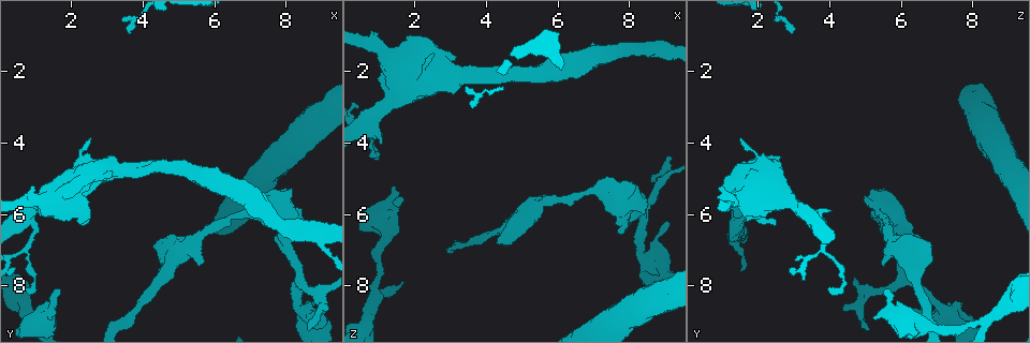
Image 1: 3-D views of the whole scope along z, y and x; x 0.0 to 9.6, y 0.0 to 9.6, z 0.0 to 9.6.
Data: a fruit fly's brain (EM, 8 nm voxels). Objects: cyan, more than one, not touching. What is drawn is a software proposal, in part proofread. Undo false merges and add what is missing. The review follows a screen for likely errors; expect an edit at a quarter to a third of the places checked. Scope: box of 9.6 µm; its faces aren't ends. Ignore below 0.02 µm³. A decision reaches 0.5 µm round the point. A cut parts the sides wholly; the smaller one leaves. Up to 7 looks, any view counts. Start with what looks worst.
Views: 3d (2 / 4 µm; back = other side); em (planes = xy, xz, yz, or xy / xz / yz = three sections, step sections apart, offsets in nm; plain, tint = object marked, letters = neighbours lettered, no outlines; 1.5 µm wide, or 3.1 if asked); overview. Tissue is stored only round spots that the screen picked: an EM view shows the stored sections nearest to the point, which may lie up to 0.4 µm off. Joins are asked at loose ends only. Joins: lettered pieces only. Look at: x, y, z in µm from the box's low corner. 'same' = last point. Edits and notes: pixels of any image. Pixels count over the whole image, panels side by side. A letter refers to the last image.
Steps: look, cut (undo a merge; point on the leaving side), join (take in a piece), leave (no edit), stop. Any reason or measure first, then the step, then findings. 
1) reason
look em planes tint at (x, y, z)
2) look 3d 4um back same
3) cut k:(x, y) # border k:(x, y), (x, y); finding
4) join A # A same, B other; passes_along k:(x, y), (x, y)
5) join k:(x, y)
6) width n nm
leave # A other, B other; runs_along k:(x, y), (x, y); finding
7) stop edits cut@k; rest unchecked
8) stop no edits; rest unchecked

free end
look em planes letters at (1.50, 8.95, 5.25)

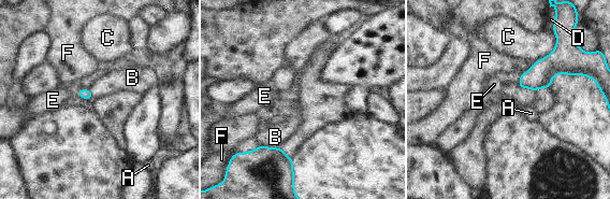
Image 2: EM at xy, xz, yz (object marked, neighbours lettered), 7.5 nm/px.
leave # A other, B other, C other, D other, E other, F other; border 2:(259, 144), (280, 147); no lettered piece goes on from it

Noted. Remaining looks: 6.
an open end
look em planes letters at (5.55, 7.40, 5.45)

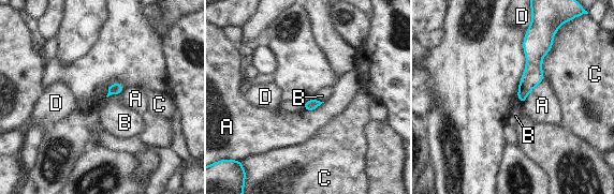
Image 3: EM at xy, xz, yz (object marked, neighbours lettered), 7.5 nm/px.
longest_contact C 340 nm
leave # A other, B other, C other, D other; border 3:(120, 92), (113, 93), (107, 98); none of them fits

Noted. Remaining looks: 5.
look 3d 4um at (0.95, 9.00, 8.35)

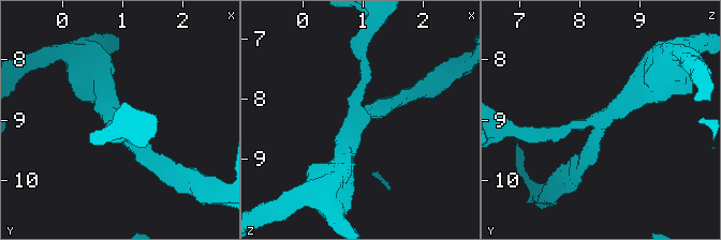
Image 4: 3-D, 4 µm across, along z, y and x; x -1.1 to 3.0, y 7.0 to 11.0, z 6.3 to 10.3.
look em planes tint at (0.95, 9.05, 8.35)

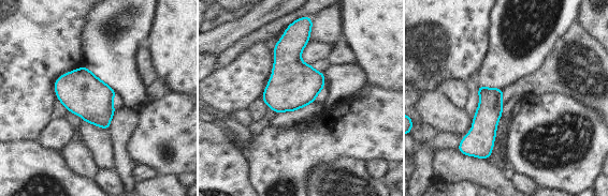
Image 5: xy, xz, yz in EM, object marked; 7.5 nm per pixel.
see the neighbours
look em planes letters same

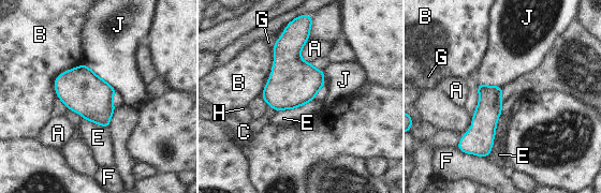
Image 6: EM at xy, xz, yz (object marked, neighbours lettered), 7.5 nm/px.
longest_contact B 320 nm
leave # A other, B other, C other, E other, F other, G other, H other, J other; border 6:(312, 99), (278, 112); one neuron here

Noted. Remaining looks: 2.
stop no edits; rest unchecked

